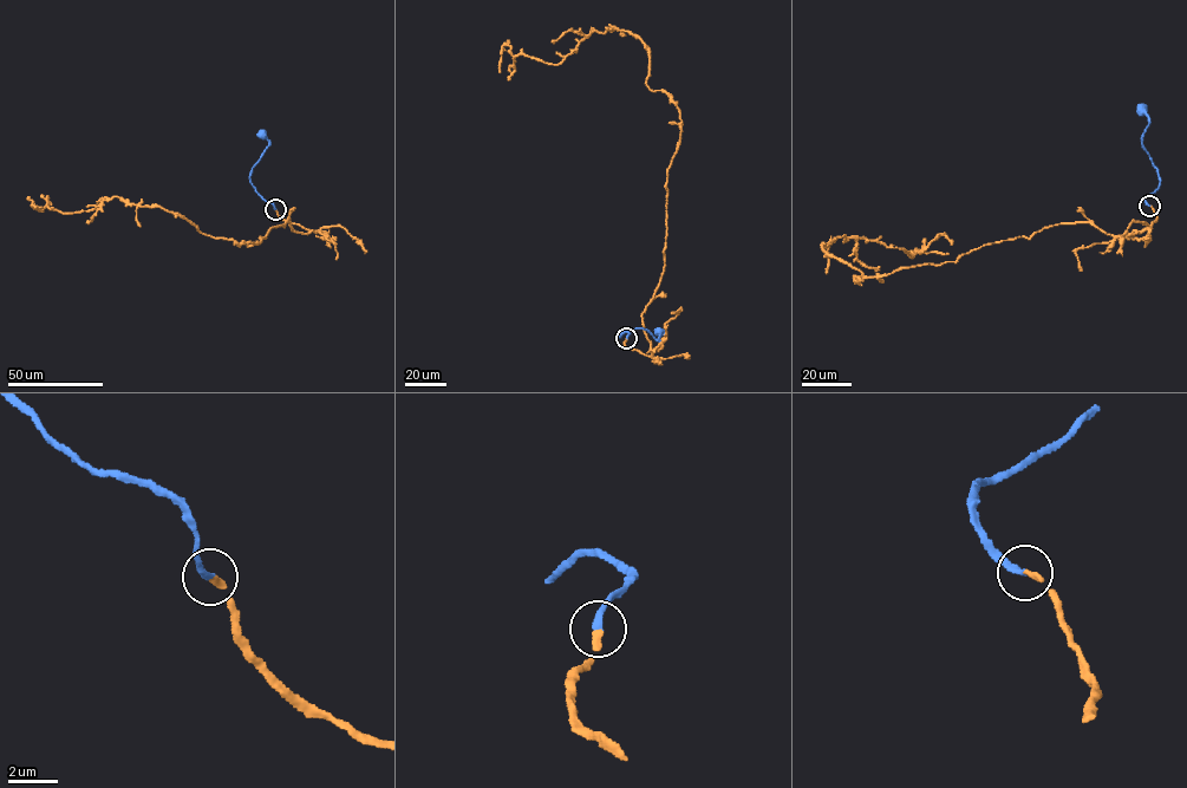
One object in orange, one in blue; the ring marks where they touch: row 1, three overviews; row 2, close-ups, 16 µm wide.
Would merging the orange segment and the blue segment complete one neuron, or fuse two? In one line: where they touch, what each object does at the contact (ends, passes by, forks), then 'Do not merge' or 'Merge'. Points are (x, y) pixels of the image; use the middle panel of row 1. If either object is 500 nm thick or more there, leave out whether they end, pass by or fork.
Place: (626, 338). At the ring orange ends. At the ring blue ends. Merge

